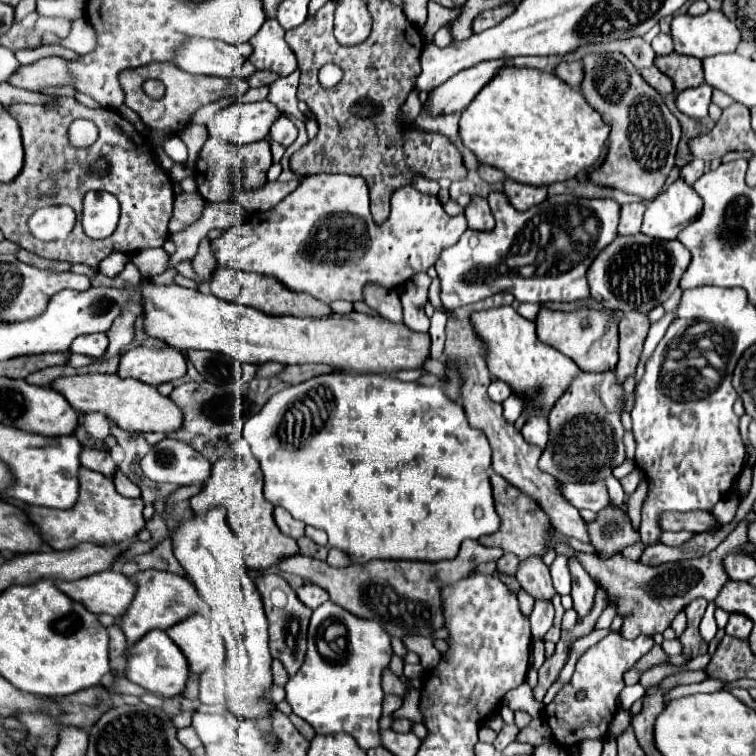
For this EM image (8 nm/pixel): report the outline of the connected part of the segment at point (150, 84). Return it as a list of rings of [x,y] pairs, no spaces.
[[[147,80],[147,82],[143,84],[143,90],[145,90],[145,94],[151,96],[151,98],[161,98],[161,96],[165,94],[165,86],[163,86],[161,80]]]

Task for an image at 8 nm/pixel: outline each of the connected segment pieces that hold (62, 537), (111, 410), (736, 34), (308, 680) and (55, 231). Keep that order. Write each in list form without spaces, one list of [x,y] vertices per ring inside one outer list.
[[[81,468],[79,472],[79,500],[71,510],[51,510],[51,508],[35,508],[29,506],[25,512],[33,524],[39,526],[45,542],[53,550],[69,550],[79,544],[97,544],[97,546],[127,546],[143,528],[143,500],[141,498],[125,498],[115,490],[111,478],[97,474],[93,470]]]
[[[75,374],[51,380],[49,388],[63,394],[77,412],[101,412],[119,428],[131,432],[167,434],[179,428],[179,420],[183,420],[183,414],[167,396],[161,396],[155,386],[149,386],[135,378],[119,378],[117,374]]]
[[[709,10],[703,16],[679,14],[671,22],[675,52],[699,60],[715,54],[731,54],[741,42],[741,32],[723,12]]]
[[[327,600],[313,610],[307,636],[307,656],[299,672],[285,684],[285,700],[291,704],[293,714],[309,722],[317,734],[347,732],[363,750],[381,746],[381,672],[389,666],[389,658],[391,644],[383,626],[375,620],[353,616],[345,608]]]
[[[45,206],[29,218],[29,230],[39,240],[67,238],[75,226],[75,210],[71,206]]]

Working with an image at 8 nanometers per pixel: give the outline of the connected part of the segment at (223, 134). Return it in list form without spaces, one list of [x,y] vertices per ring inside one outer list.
[[[269,100],[251,104],[233,102],[207,120],[207,132],[209,136],[221,138],[225,142],[251,144],[263,140],[269,134],[269,128],[277,116],[279,110]]]

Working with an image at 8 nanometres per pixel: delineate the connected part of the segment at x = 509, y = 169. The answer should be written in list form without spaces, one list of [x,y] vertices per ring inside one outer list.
[[[503,66],[463,110],[459,120],[459,136],[463,146],[475,152],[479,162],[503,170],[507,178],[533,186],[549,186],[551,182],[569,180],[579,172],[593,168],[601,156],[609,128],[601,120],[601,114],[587,104],[583,94],[573,90],[555,74],[537,68]]]

